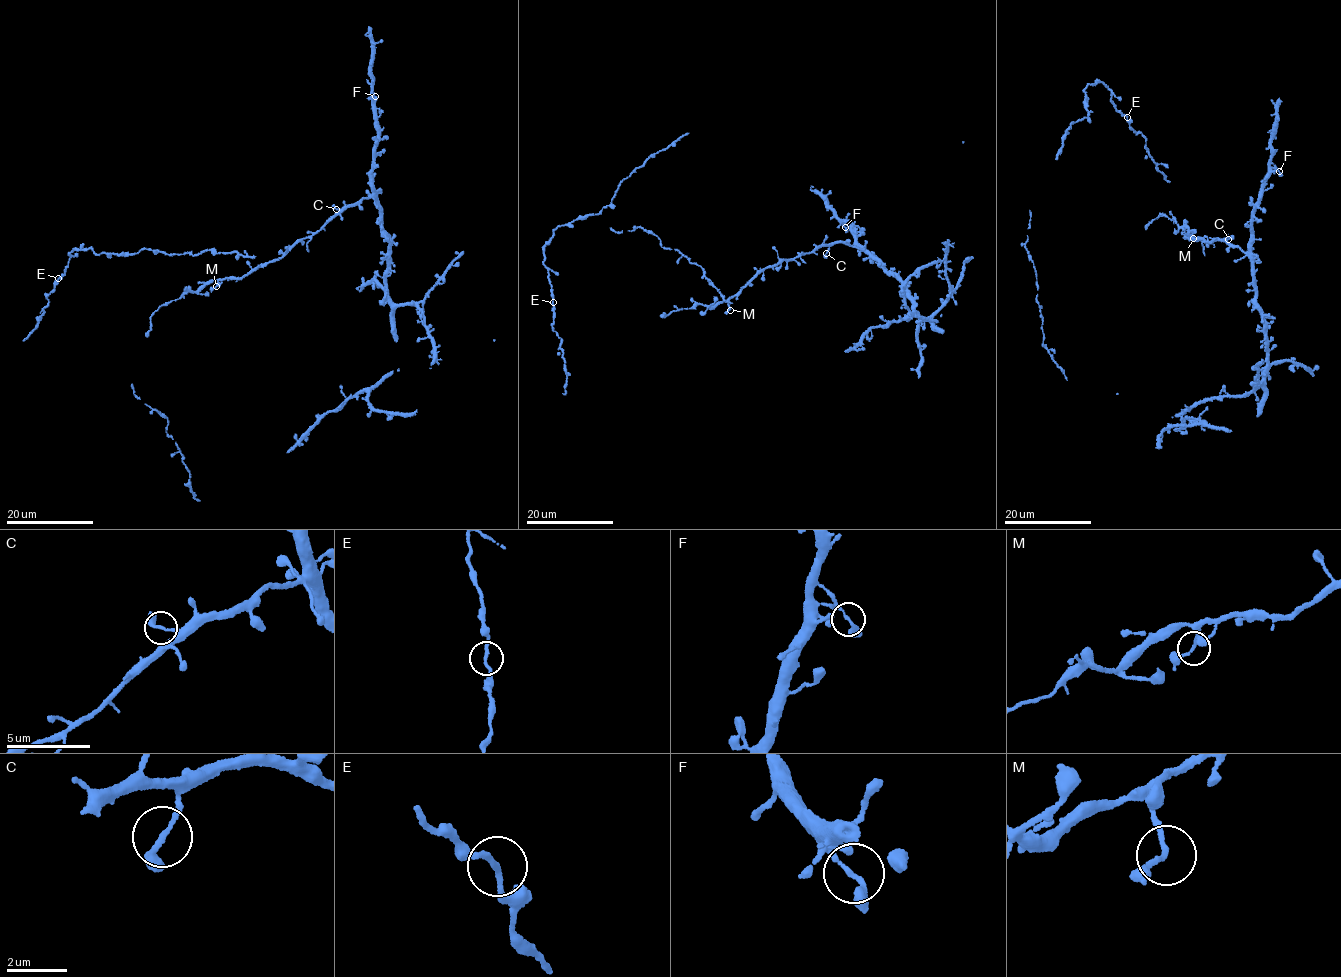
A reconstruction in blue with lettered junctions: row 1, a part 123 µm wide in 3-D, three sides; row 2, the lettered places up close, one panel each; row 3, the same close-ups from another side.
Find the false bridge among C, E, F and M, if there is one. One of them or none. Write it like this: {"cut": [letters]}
{"cut": []}

